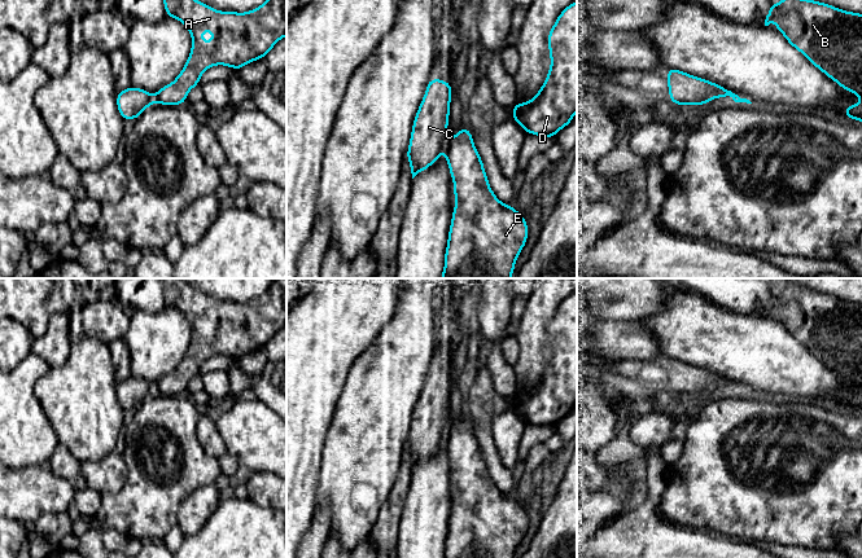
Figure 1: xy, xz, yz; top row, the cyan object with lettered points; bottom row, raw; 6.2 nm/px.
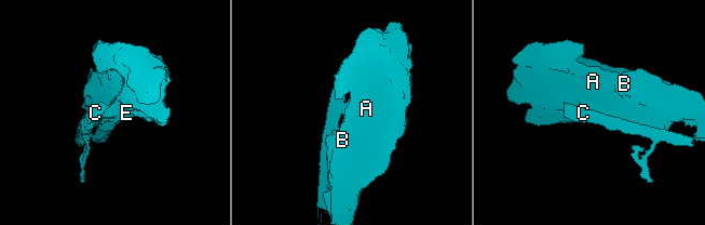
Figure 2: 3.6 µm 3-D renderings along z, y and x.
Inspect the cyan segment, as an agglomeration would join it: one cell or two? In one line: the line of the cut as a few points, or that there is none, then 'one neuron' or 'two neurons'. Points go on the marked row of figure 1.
xy (153, 97), (154, 101) | two neurons

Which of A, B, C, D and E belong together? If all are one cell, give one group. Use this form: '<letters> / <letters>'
A B D E / C

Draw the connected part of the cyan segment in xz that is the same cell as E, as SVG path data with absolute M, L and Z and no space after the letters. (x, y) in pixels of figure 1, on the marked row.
M469 128L452 136L445 151L454 180L455 208L441 278L511 278L529 233L525 218L493 193Z

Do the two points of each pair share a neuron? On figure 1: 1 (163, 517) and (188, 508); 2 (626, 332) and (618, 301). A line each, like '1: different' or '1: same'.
1: different
2: different

